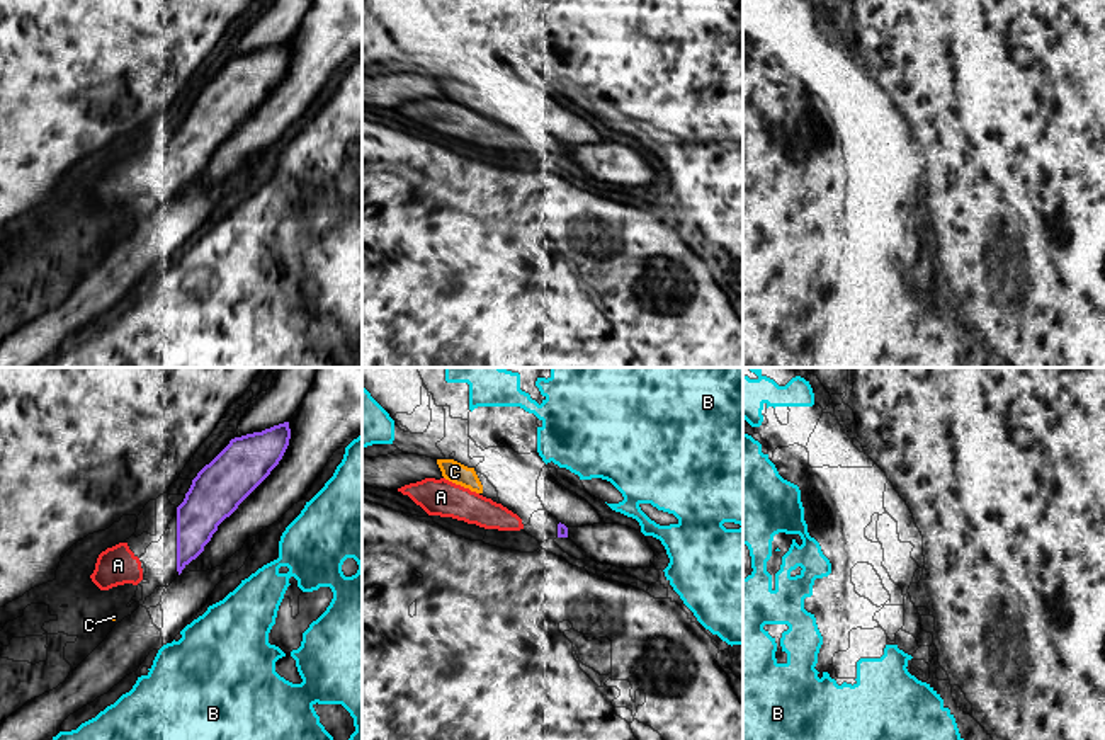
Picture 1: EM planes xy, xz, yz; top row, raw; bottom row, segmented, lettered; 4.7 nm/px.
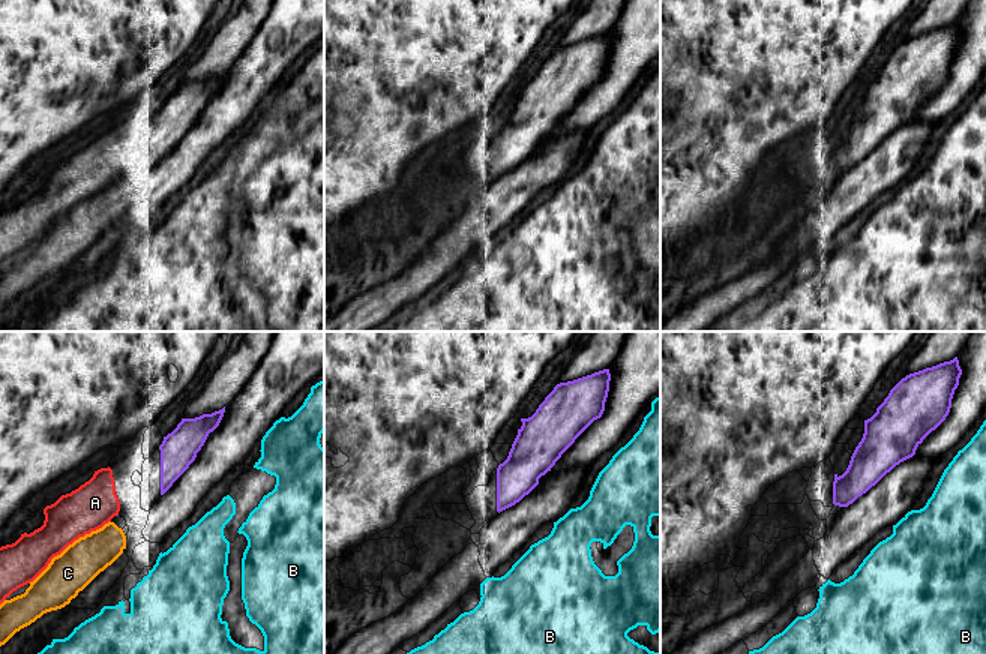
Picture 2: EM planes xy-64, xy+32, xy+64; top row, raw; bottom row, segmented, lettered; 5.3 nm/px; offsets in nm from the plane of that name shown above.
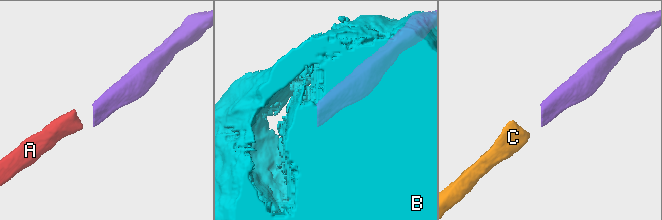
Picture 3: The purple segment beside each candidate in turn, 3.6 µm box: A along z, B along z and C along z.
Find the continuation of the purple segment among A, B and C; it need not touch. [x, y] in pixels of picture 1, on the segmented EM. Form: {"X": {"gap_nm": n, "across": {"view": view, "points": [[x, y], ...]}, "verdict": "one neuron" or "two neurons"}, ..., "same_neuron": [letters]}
{"A": {"gap_nm": 170, "across": {"view": "xy", "points": [[177, 569], [141, 569]]}, "verdict": "one neuron"}, "B": {"gap_nm": 200, "across": {"view": "xy", "points": [[179, 574], [209, 606]]}, "verdict": "two neurons"}, "C": {"gap_nm": 400, "across": {"view": "xz", "points": [[558, 524], [481, 492]]}, "verdict": "two neurons"}, "same_neuron": ["A"]}

